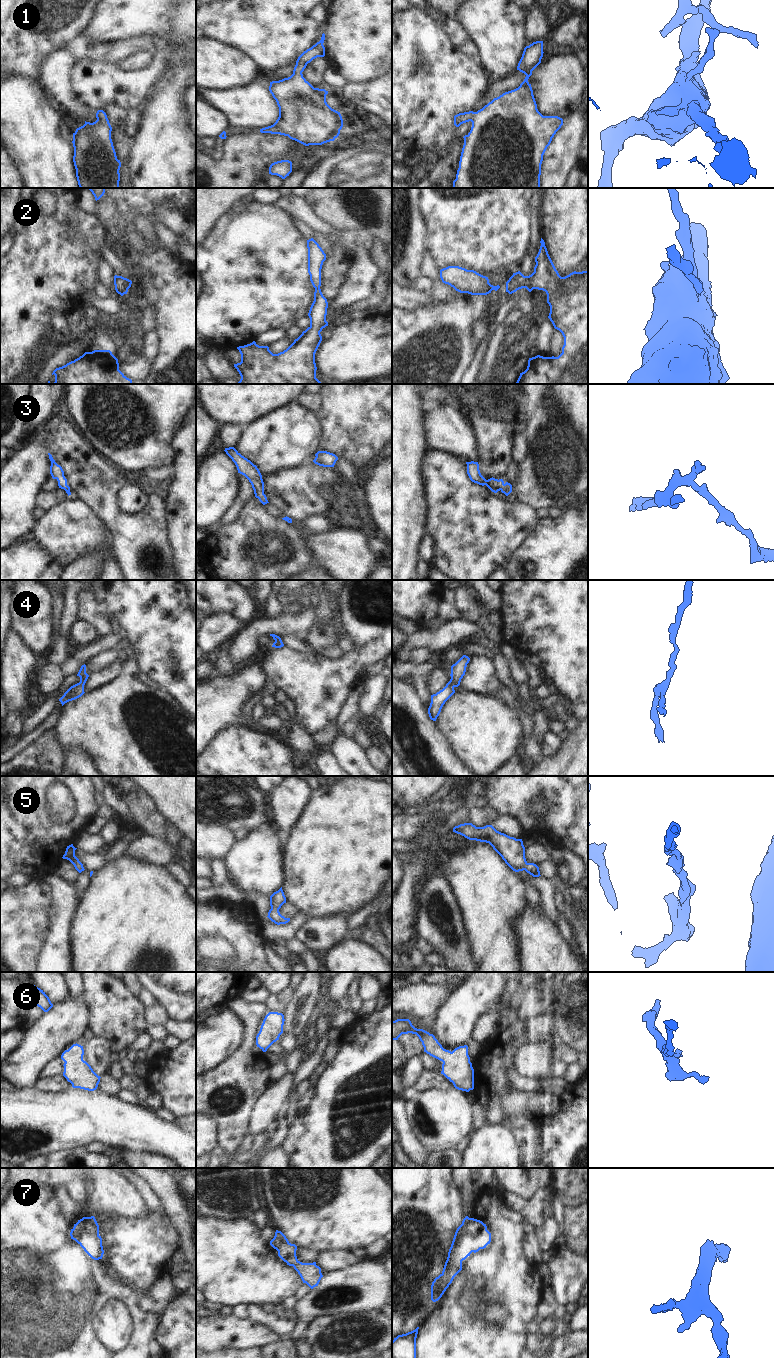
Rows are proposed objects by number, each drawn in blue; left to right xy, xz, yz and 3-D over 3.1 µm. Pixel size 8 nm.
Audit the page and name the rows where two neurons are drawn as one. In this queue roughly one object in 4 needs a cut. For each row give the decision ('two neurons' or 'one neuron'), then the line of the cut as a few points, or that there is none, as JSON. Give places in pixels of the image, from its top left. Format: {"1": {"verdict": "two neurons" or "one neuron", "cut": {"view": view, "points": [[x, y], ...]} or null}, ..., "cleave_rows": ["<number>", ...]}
{"1": {"verdict": "one neuron", "cut": null}, "2": {"verdict": "one neuron", "cut": null}, "3": {"verdict": "one neuron", "cut": null}, "4": {"verdict": "one neuron", "cut": null}, "5": {"verdict": "one neuron", "cut": null}, "6": {"verdict": "one neuron", "cut": null}, "7": {"verdict": "one neuron", "cut": null}, "cleave_rows": []}

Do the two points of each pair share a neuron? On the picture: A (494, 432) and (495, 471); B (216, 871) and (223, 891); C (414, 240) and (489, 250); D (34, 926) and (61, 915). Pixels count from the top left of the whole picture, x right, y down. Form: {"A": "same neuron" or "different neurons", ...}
{"A": "same neuron", "B": "same neuron", "C": "different neurons", "D": "different neurons"}

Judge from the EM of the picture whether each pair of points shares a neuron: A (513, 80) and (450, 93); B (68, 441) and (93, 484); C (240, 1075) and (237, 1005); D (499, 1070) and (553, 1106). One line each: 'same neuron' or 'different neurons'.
A: different neurons
B: same neuron
C: same neuron
D: different neurons

